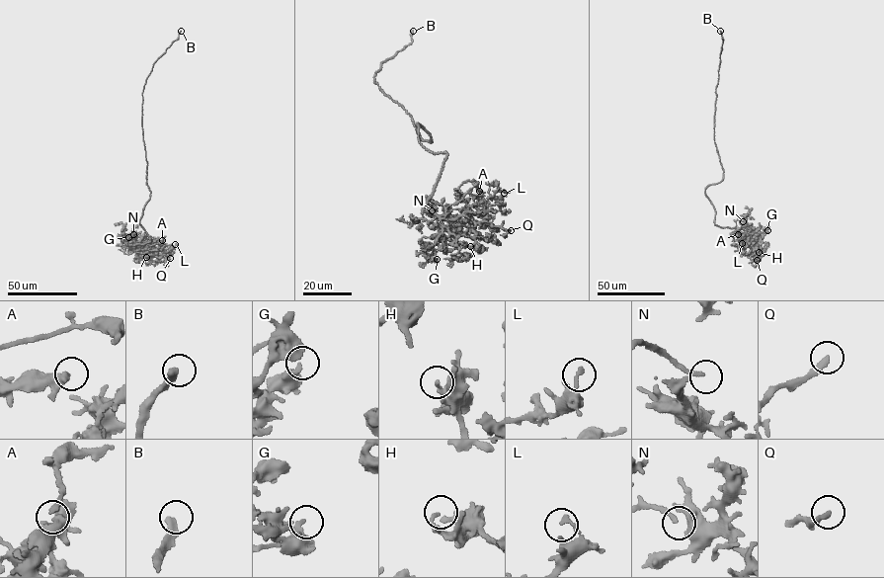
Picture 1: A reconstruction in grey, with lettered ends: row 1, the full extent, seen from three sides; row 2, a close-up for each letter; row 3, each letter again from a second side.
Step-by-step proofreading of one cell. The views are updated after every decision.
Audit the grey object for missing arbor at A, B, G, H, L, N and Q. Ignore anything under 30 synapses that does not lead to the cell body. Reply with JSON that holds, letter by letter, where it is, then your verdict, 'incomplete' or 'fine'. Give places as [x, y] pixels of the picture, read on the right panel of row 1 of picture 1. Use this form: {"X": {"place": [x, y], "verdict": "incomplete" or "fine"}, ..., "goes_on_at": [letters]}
{"A": {"place": [738, 234], "verdict": "fine"}, "B": {"place": [720, 31], "verdict": "incomplete"}, "G": {"place": [767, 230], "verdict": "fine"}, "H": {"place": [759, 252], "verdict": "fine"}, "L": {"place": [742, 243], "verdict": "fine"}, "N": {"place": [743, 221], "verdict": "incomplete"}, "Q": {"place": [757, 260], "verdict": "incomplete"}, "goes_on_at": ["B", "N", "Q"]}

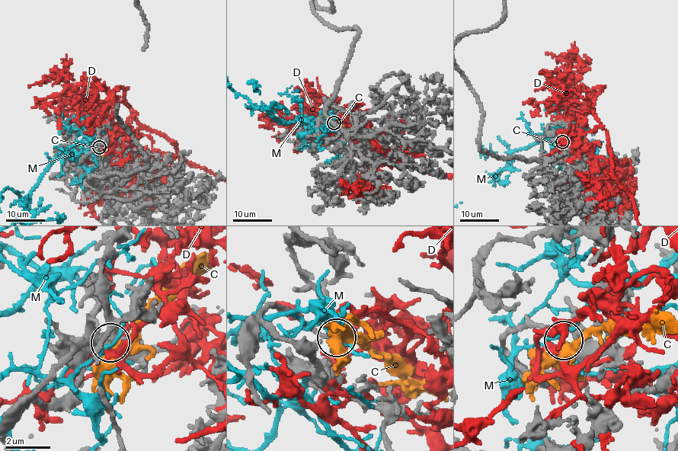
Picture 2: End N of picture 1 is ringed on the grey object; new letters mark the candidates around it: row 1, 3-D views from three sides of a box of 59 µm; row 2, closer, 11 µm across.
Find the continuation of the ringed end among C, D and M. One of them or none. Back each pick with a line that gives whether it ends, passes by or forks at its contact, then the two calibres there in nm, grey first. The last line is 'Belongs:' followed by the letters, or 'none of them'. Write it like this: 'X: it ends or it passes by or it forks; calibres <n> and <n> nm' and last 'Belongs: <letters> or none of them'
C: it passes by; calibres 180 and 460 nm
Belongs: C

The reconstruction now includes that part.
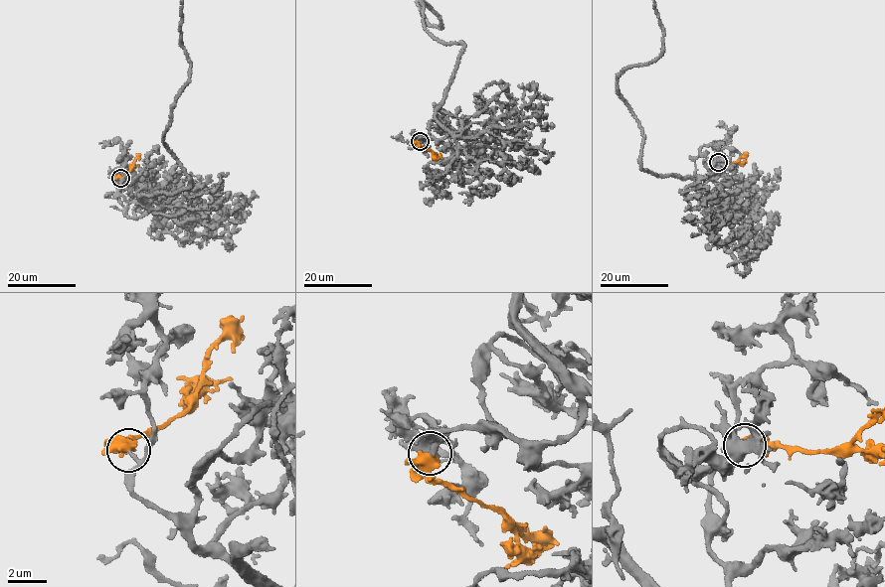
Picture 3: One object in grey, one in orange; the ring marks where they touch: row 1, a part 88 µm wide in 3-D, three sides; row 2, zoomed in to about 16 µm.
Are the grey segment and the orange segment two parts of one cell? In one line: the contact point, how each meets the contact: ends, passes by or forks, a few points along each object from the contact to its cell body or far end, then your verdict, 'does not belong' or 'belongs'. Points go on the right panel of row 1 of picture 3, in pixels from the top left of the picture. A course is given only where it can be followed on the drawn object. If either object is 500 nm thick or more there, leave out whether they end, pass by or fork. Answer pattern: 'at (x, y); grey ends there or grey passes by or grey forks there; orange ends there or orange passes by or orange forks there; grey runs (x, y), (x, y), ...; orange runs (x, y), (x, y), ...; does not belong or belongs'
at (718, 162); grey passes by; orange passes by; grey runs (718, 162), (712, 191), (640, 167), (642, 128), (618, 89), (662, 42); belongs

